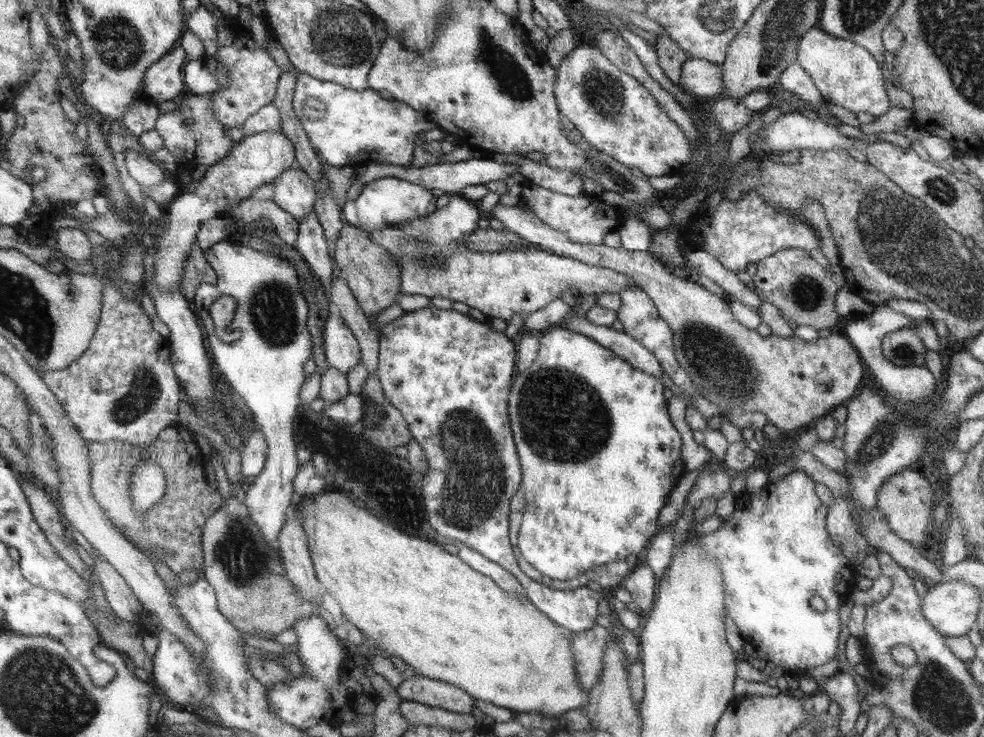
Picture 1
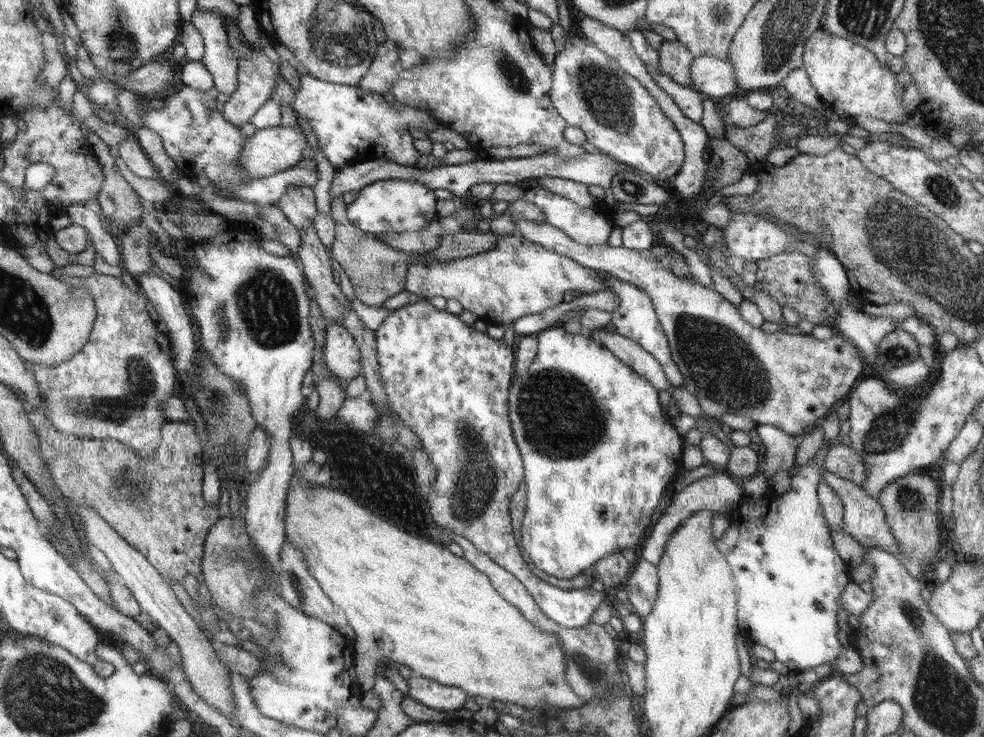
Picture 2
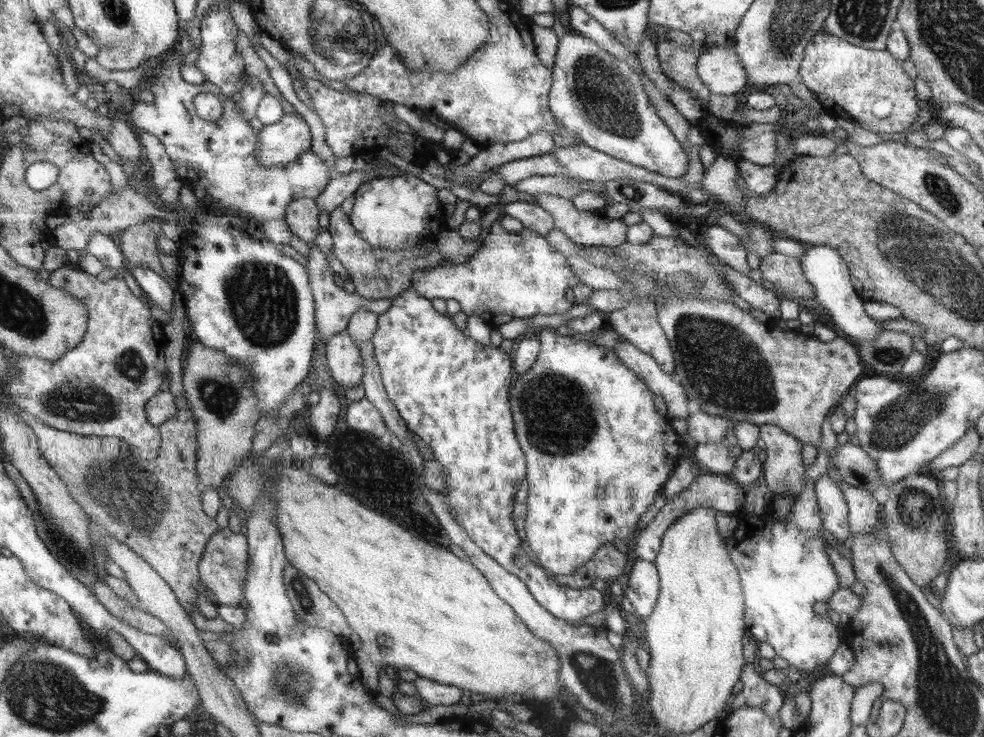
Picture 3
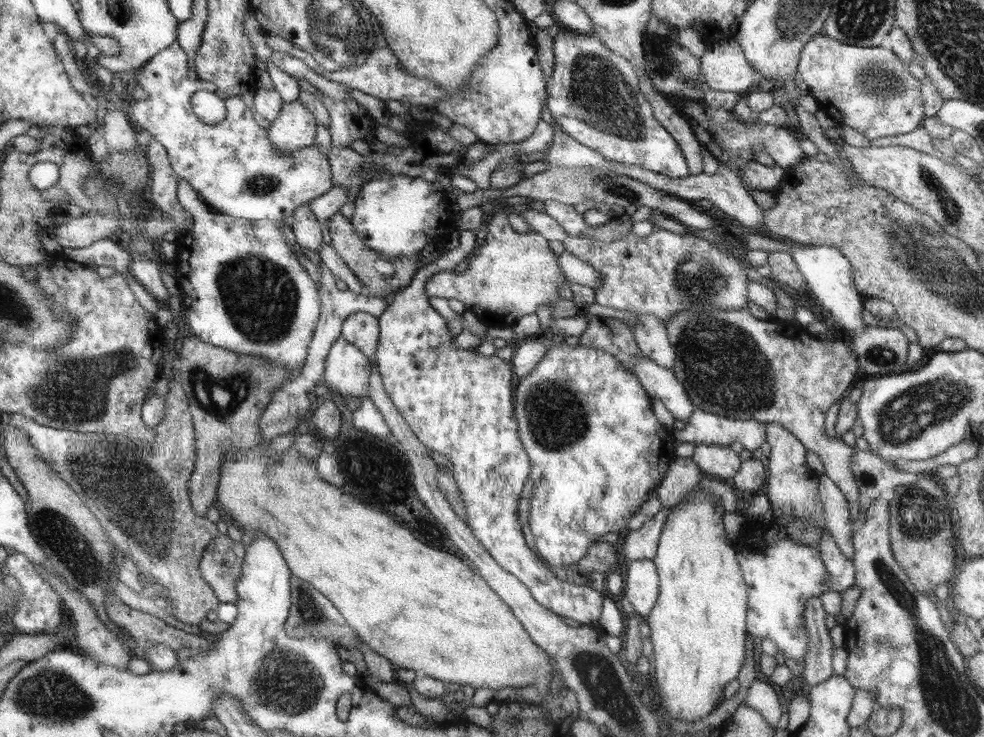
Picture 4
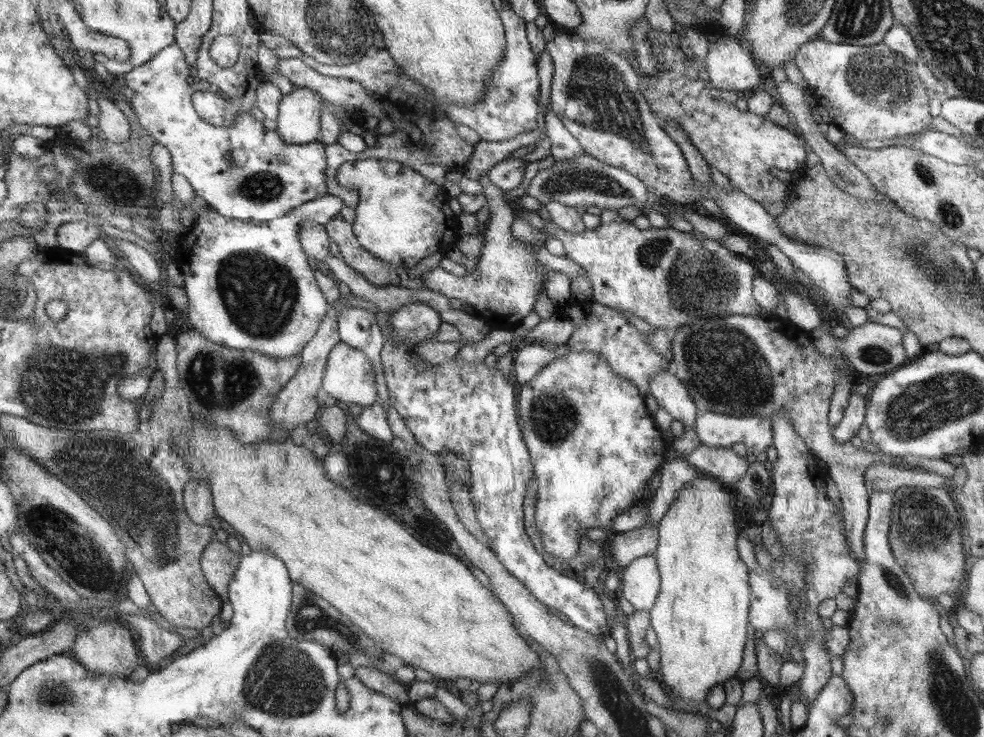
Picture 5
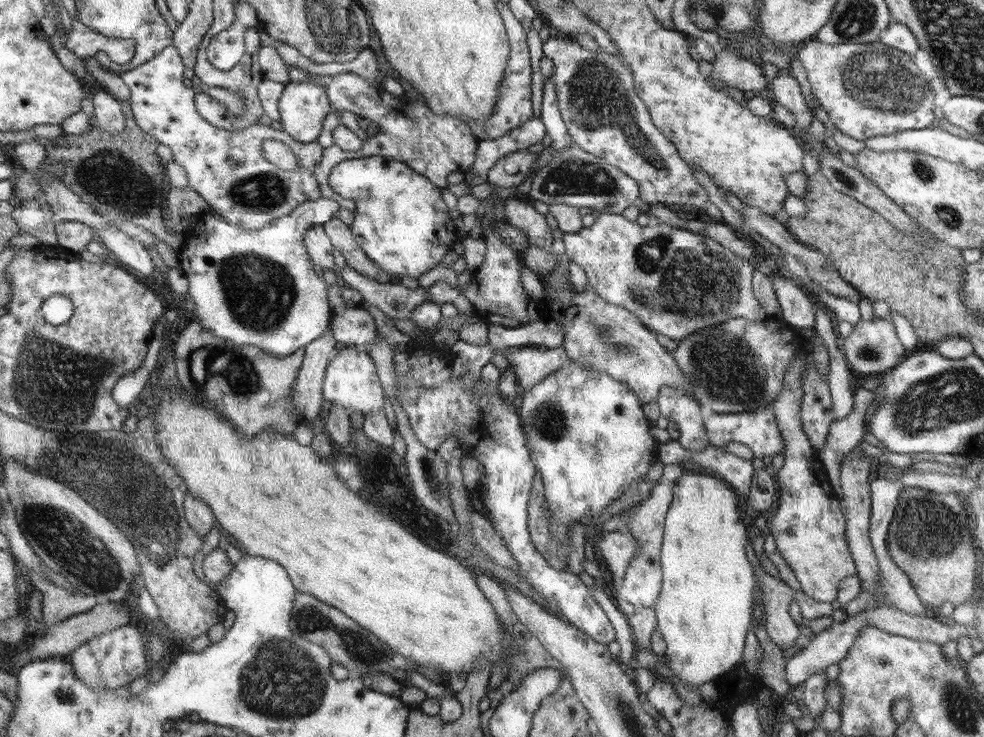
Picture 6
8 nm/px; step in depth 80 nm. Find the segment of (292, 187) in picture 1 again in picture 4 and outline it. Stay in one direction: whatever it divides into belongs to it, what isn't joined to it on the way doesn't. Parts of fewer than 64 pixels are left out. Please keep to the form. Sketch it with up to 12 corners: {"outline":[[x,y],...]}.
{"outline":[[300,205],[289,219],[296,243],[319,252],[322,226]]}

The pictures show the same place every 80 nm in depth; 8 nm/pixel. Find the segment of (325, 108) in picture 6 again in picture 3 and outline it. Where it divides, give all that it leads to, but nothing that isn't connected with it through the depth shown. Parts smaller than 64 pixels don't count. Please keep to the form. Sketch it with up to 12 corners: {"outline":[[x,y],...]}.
{"outline":[[300,113],[259,131],[258,164],[286,166],[310,150]]}

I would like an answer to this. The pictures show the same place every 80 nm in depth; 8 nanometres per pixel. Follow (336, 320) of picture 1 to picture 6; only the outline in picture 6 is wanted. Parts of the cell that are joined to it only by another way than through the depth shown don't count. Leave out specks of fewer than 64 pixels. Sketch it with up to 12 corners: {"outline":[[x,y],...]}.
{"outline":[[362,347],[336,348],[323,400],[368,416],[384,384]]}

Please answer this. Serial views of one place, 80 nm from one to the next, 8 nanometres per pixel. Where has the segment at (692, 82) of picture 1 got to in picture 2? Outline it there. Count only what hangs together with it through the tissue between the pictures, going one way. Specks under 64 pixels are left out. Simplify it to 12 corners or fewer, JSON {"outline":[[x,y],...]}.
{"outline":[[730,58],[691,64],[693,89],[714,100],[738,93]]}

